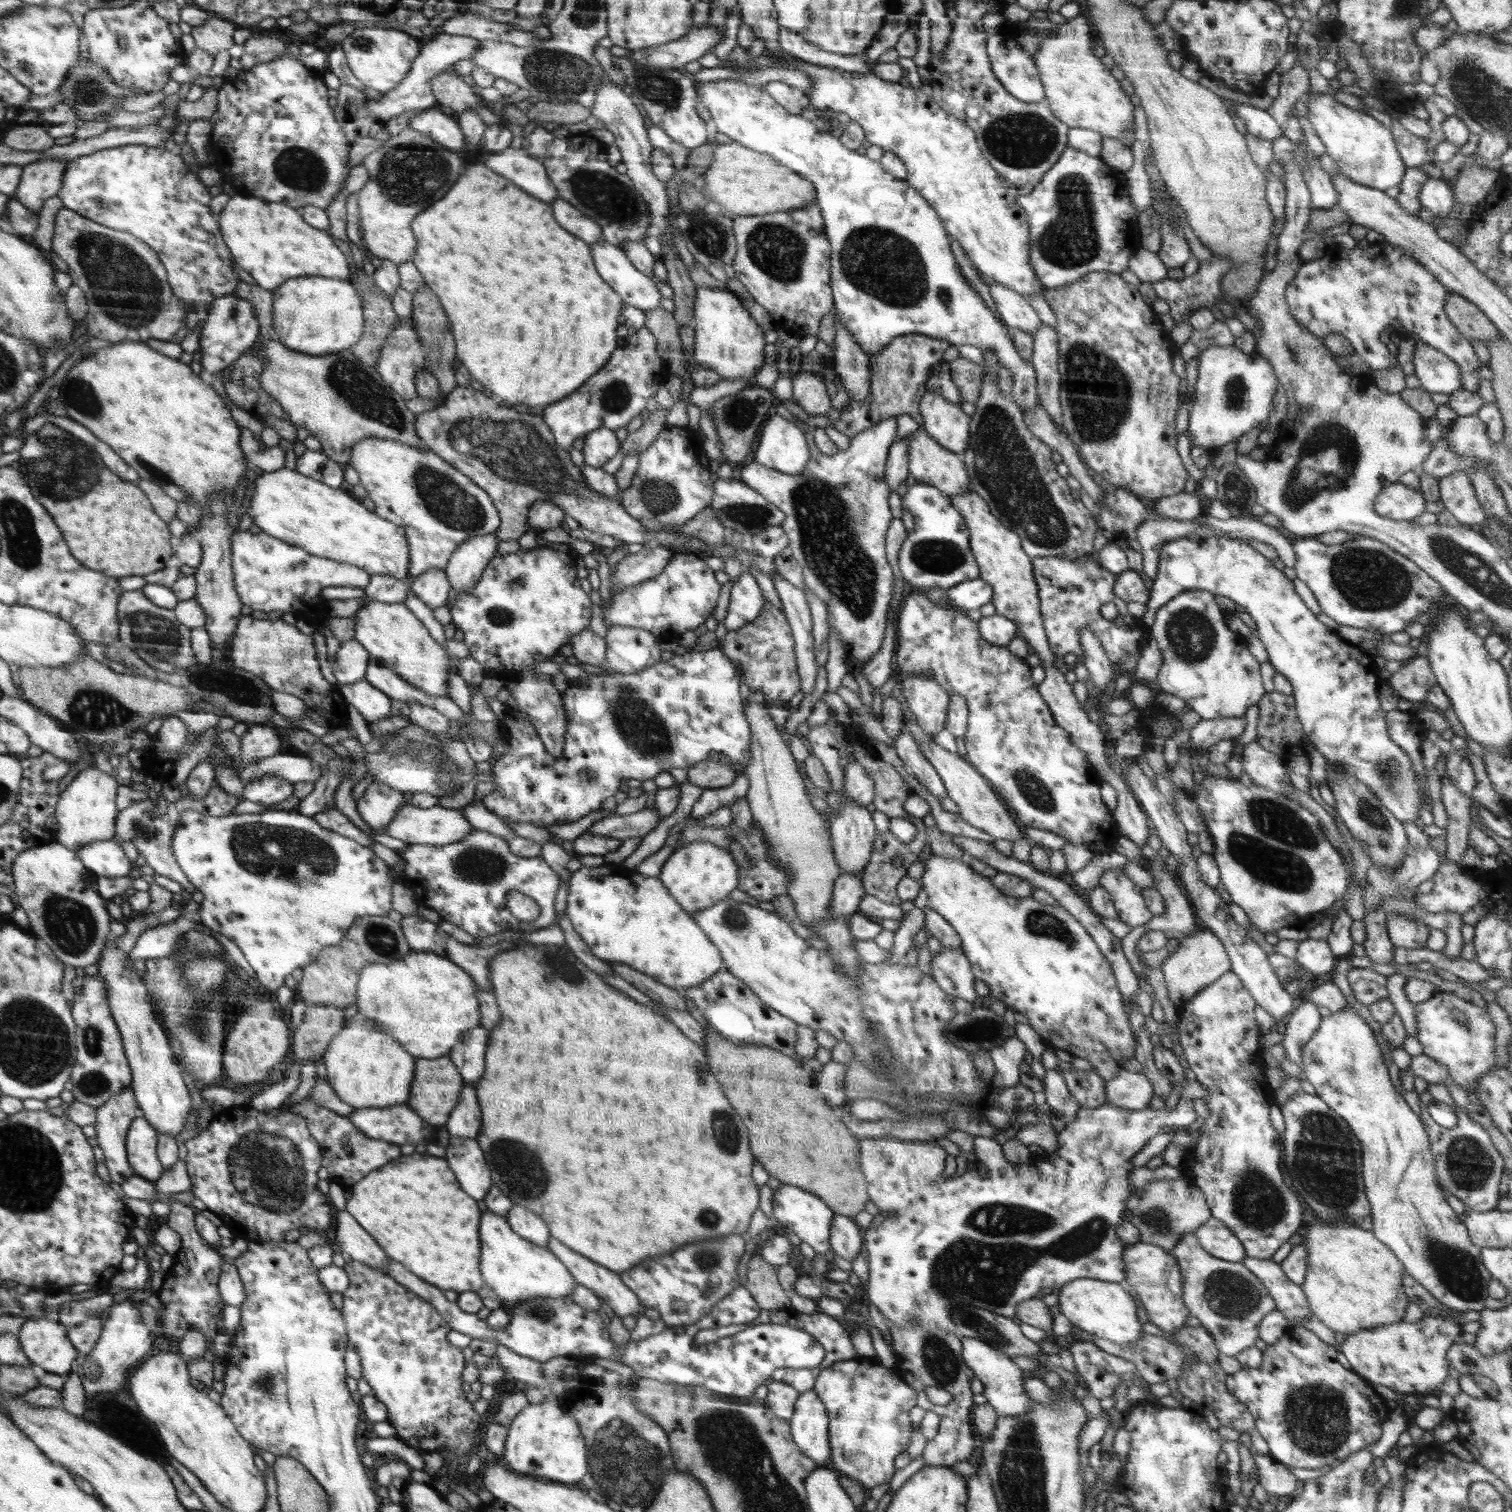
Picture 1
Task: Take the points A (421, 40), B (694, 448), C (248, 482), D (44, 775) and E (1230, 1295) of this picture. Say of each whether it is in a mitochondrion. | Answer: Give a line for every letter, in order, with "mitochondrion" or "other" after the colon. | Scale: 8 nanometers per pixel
A: other
B: other
C: other
D: other
E: mitochondrion

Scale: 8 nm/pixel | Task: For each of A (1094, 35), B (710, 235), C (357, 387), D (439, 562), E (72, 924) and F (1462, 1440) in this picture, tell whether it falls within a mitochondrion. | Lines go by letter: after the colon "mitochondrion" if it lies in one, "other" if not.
A: other
B: mitochondrion
C: mitochondrion
D: other
E: mitochondrion
F: other

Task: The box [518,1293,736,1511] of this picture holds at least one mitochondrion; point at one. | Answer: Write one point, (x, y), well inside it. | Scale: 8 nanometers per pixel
(622, 1466)

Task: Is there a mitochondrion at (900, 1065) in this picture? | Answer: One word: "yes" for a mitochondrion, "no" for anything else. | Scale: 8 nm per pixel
yes

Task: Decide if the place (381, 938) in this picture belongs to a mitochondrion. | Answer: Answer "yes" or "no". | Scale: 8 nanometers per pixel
yes

